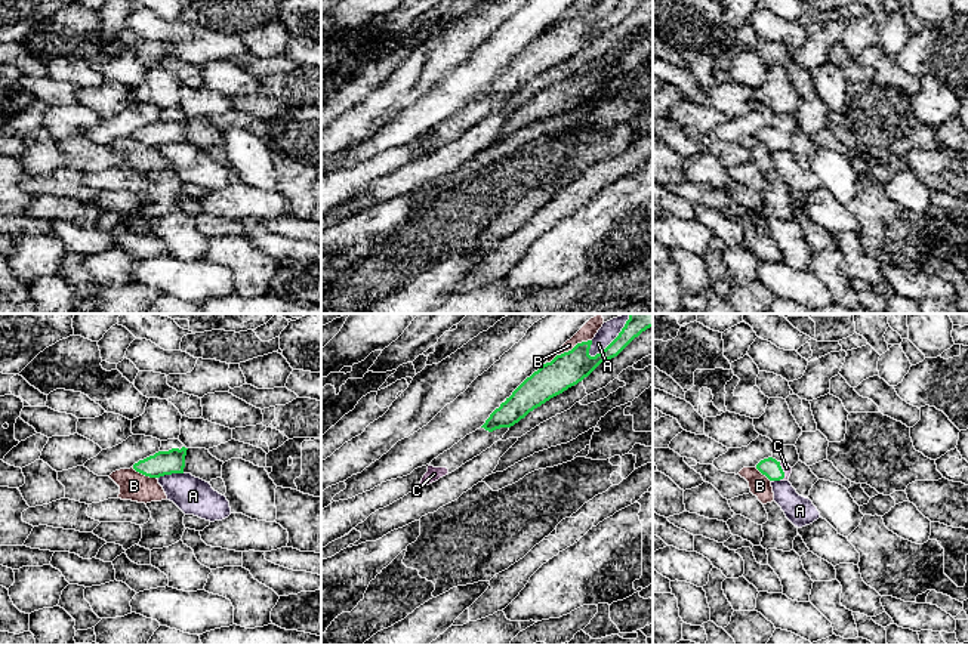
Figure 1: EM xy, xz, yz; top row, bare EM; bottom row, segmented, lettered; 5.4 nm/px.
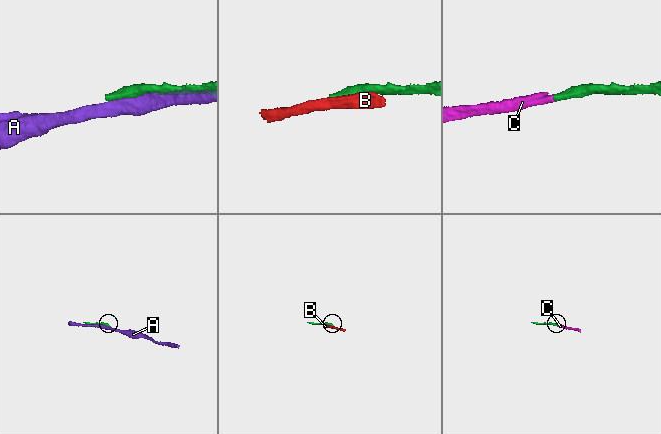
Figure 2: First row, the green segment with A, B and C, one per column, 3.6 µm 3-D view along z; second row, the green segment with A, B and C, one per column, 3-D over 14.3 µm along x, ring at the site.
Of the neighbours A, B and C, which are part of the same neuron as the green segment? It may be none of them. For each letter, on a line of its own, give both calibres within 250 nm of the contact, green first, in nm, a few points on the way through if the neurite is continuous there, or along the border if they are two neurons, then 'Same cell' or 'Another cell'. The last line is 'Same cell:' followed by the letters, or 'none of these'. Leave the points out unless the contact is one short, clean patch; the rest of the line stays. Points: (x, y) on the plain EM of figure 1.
A: Thickness 190 nm (green) against 90 nm. Another cell
B: Thickness 190 nm (green) against 60 nm. Another cell
C: Thickness 100 nm (green) against 50 nm. Path across: yz (770, 136), (782, 139), (786, 136). Same cell
Same cell: C

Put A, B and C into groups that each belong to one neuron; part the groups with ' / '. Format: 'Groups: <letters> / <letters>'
Groups: A / B / C

